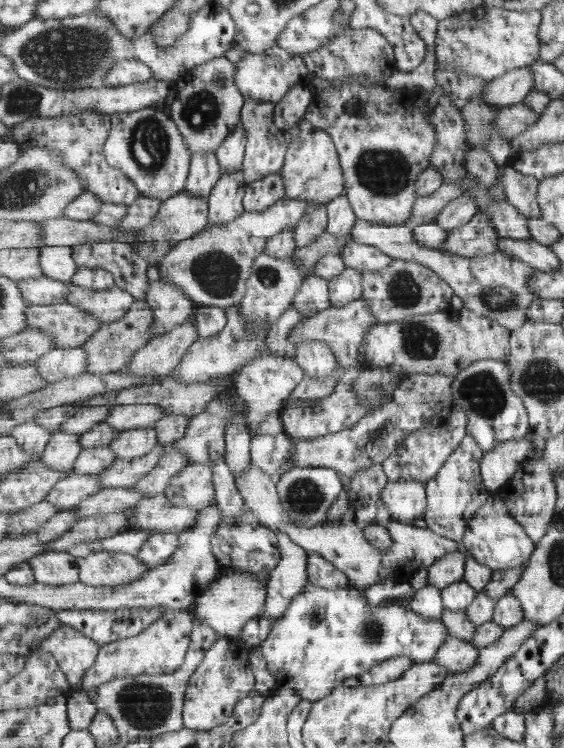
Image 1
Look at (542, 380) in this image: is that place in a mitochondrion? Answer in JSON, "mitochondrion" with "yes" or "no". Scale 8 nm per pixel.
{"mitochondrion":"yes"}

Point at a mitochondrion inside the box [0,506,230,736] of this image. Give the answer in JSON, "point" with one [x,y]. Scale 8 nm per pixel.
{"point":[145,706]}

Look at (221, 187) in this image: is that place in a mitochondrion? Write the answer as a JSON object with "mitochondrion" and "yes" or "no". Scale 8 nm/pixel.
{"mitochondrion":"no"}

